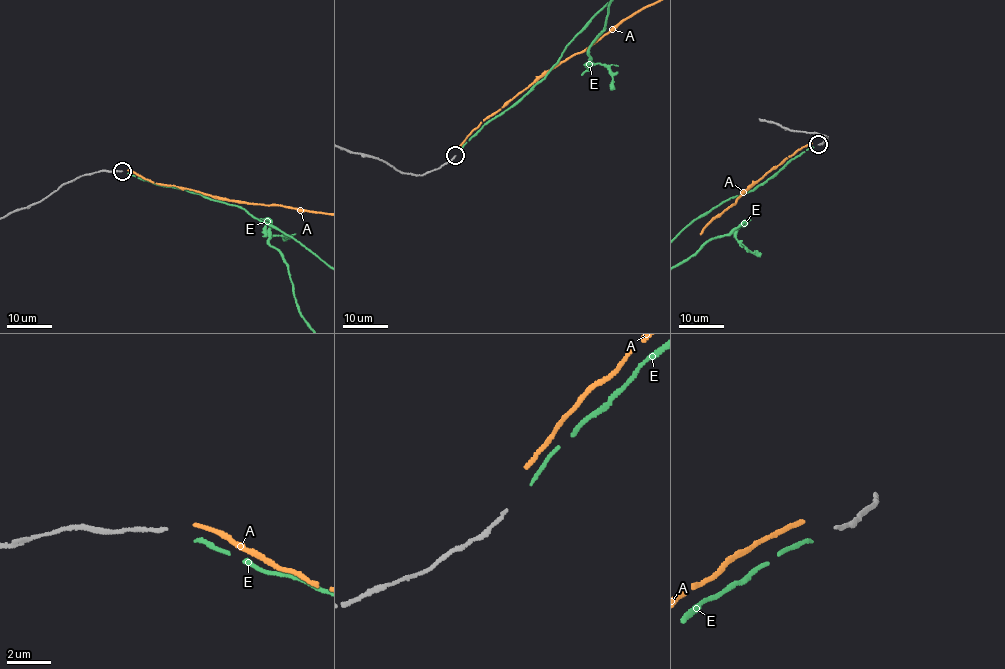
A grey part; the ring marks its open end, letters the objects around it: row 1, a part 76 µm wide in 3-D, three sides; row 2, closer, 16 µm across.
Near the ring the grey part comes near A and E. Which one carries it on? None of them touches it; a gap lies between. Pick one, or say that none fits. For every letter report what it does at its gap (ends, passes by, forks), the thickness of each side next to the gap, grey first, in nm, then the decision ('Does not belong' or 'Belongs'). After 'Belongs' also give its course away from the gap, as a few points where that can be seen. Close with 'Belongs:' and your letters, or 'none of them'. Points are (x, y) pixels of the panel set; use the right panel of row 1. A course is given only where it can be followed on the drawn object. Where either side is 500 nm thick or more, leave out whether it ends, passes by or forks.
A: It ends there. Thickness 150 nm (grey) against 190 nm. Does not belong
E: It ends there. Thickness 150 nm (grey) against 150 nm. Belongs
Belongs: E

